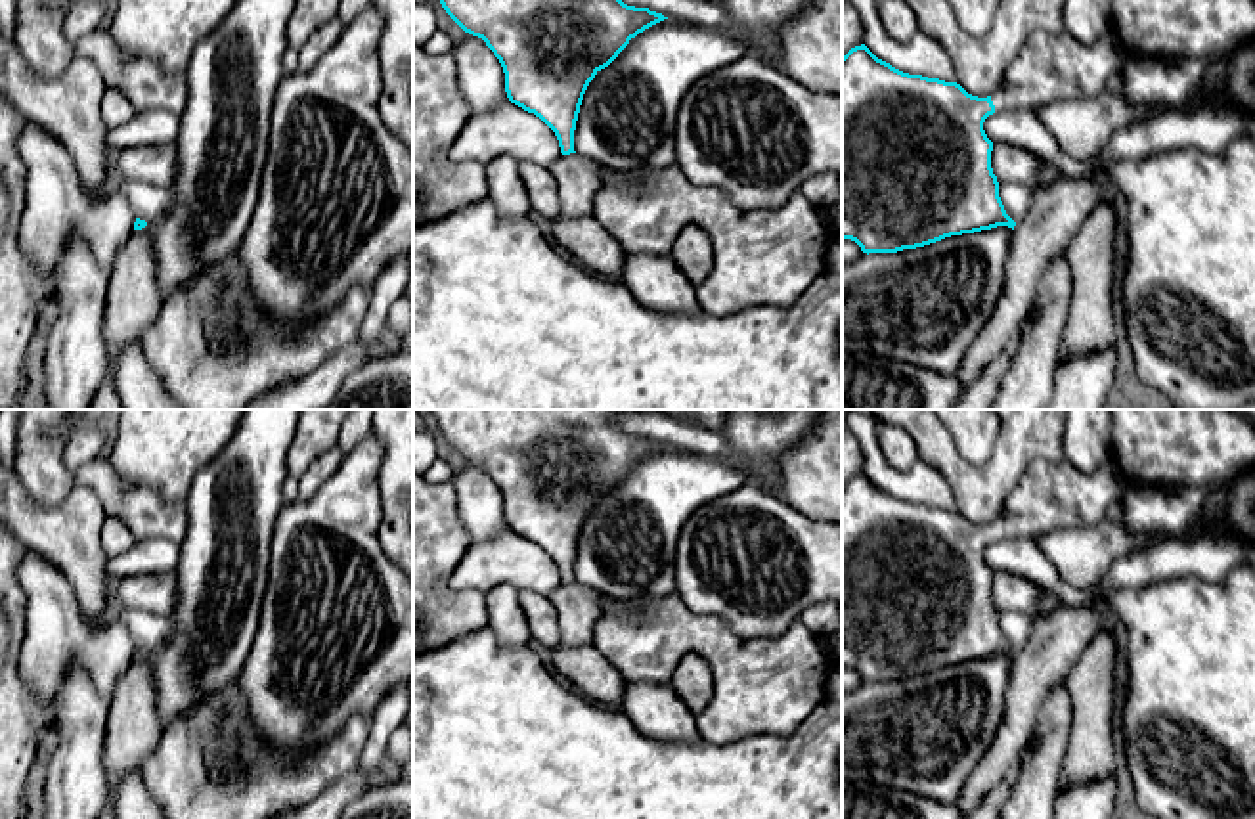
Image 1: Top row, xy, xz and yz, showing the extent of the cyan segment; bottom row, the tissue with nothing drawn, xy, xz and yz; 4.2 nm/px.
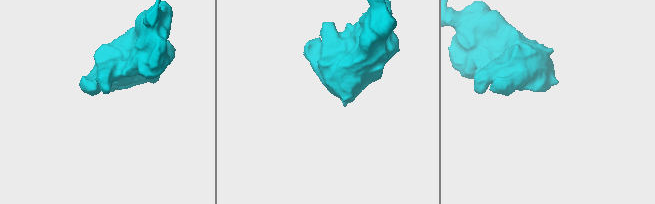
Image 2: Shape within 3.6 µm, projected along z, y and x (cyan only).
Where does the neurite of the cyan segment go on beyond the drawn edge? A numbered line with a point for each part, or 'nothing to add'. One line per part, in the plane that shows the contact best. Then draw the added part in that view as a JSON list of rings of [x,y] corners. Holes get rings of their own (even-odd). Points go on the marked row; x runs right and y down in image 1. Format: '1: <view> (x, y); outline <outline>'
1: yz (1051, 67); outline [[[1033,31],[1012,61],[1001,88],[991,94],[995,113],[1018,109],[1039,111],[1056,101],[1098,96],[1106,82],[1121,73],[1127,50],[1113,33],[1104,34],[1096,44],[1083,44],[1069,33]]]

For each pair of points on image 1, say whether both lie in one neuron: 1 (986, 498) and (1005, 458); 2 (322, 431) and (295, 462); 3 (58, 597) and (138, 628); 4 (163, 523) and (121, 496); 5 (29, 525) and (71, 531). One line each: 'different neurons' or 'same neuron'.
1: same neuron
2: same neuron
3: different neurons
4: same neuron
5: same neuron

